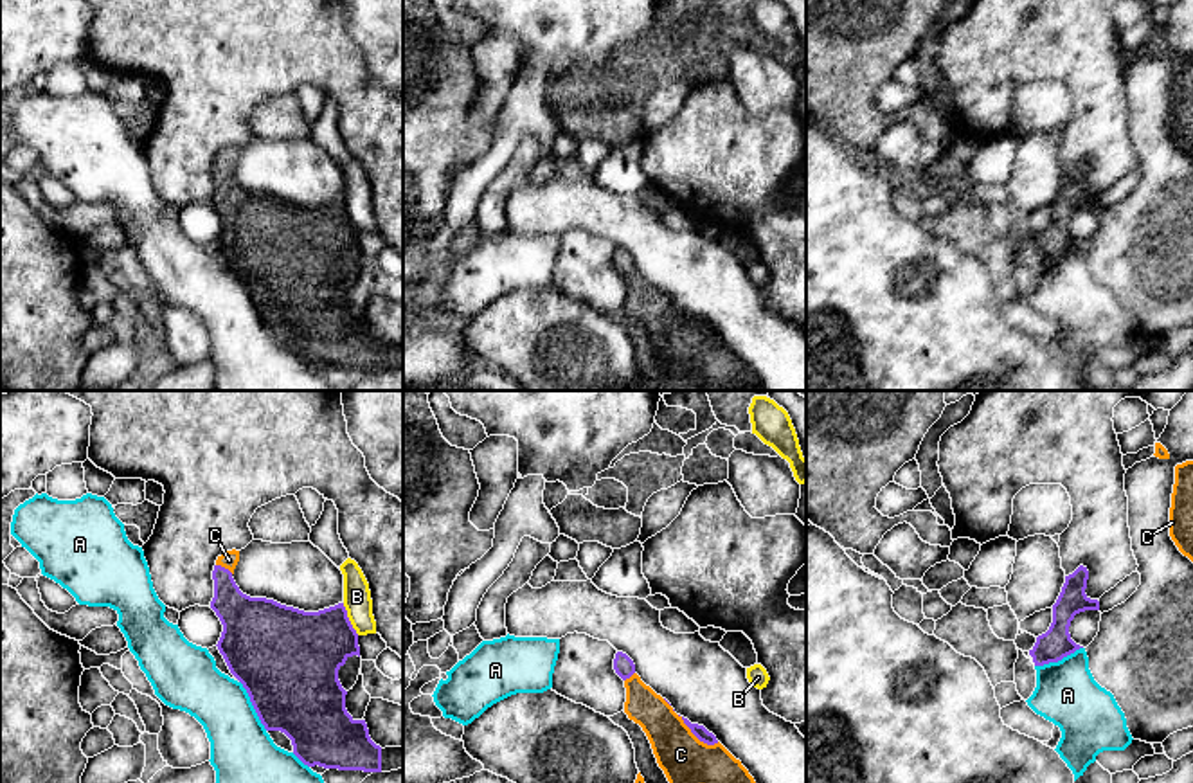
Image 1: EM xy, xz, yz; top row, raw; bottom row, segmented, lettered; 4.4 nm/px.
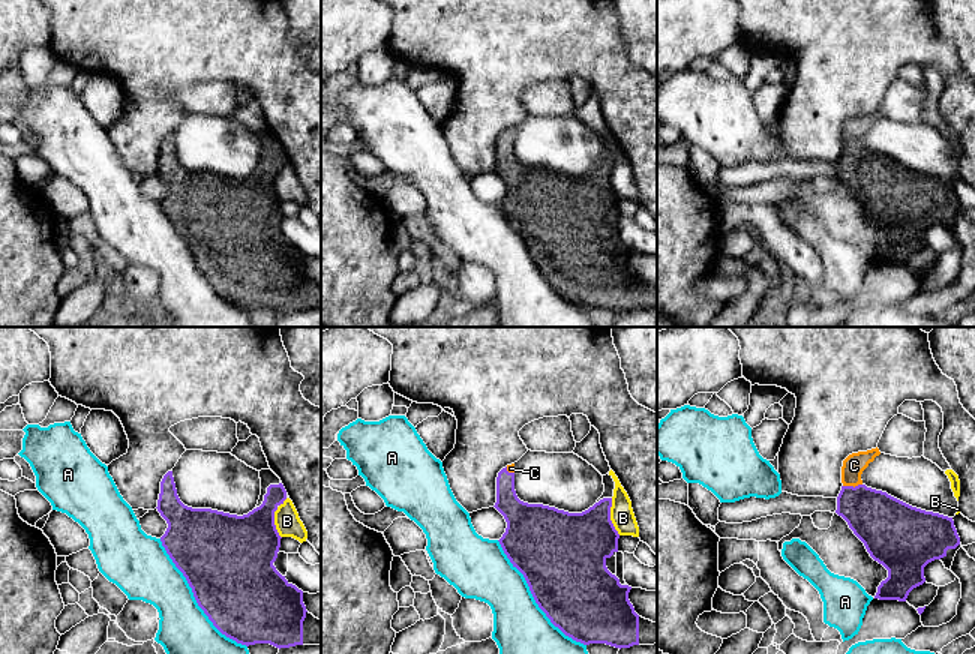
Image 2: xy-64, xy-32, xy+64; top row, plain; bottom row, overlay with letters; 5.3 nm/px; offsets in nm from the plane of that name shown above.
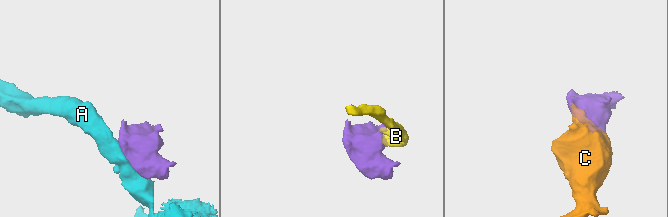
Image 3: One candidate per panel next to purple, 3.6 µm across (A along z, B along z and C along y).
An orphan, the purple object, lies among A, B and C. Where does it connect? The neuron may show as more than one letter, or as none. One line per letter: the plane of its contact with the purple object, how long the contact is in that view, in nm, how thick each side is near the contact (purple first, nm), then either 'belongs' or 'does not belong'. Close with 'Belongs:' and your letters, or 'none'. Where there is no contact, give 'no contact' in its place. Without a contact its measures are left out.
A: contact in xy; length 260 nm; calibres 460 and 300 nm; does not belong
B: contact in xy; length 160 nm; calibres 360 and 130 nm; does not belong
C: contact in xz; length 220 nm; calibres 60 and 220 nm; belongs
Belongs: C

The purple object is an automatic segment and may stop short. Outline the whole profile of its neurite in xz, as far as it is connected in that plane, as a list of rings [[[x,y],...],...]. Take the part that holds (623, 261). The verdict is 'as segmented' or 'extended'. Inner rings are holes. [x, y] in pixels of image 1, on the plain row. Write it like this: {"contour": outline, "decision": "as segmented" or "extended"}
{"contour": [[[617,248],[615,270],[624,277],[624,310],[646,329],[671,391],[756,391],[749,367],[704,322],[675,310],[671,301],[646,283],[633,257]]], "decision": "extended"}

